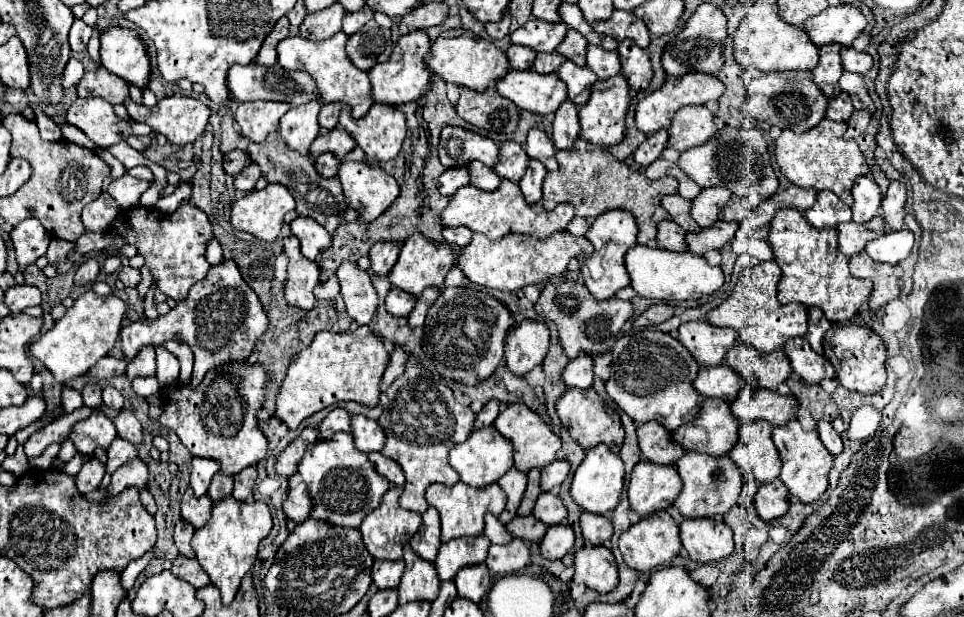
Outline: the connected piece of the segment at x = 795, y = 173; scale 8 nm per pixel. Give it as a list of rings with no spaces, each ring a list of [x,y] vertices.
[[[822,119],[816,127],[794,133],[792,129],[782,129],[782,135],[776,139],[776,163],[780,171],[800,187],[812,187],[816,191],[828,189],[834,191],[846,205],[852,205],[852,183],[860,175],[868,175],[870,167],[854,139],[844,139],[846,123]]]

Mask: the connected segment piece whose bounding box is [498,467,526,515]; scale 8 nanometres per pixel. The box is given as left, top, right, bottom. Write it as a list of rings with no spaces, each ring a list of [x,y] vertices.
[[[512,467],[500,481],[498,485],[502,487],[502,491],[506,493],[508,497],[508,505],[506,509],[514,515],[518,511],[518,505],[522,501],[522,495],[526,491],[526,473],[524,471],[518,471],[516,467]]]

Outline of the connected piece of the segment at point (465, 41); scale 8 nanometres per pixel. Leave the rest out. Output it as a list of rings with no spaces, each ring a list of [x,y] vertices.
[[[462,29],[444,31],[432,43],[432,49],[426,57],[426,65],[434,73],[438,73],[444,81],[452,81],[456,85],[470,87],[474,91],[484,91],[486,87],[490,87],[494,81],[498,81],[500,77],[504,77],[510,71],[510,65],[508,65],[504,51],[500,51],[492,41],[474,37],[472,33],[462,31]]]

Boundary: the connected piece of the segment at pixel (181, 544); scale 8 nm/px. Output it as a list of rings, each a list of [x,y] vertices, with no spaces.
[[[178,521],[176,523],[176,529],[174,529],[174,541],[176,541],[176,547],[182,555],[186,557],[194,557],[194,551],[190,547],[190,539],[194,535],[194,529],[190,527],[188,521]]]

